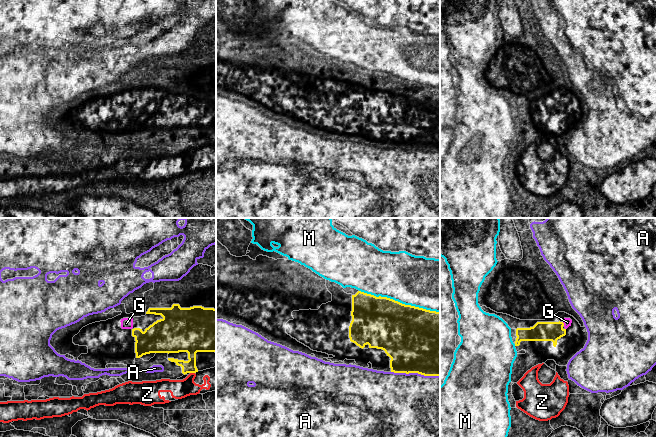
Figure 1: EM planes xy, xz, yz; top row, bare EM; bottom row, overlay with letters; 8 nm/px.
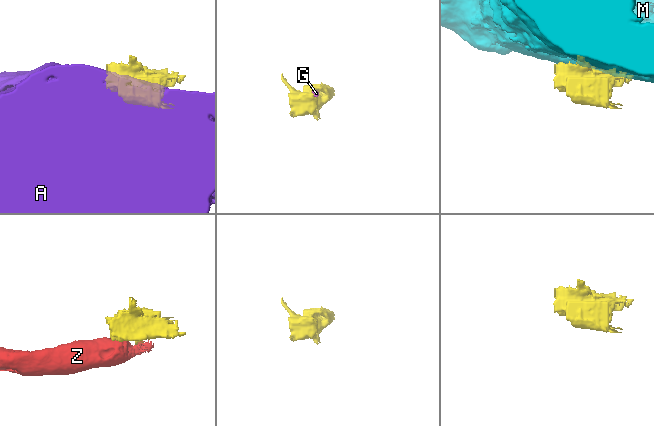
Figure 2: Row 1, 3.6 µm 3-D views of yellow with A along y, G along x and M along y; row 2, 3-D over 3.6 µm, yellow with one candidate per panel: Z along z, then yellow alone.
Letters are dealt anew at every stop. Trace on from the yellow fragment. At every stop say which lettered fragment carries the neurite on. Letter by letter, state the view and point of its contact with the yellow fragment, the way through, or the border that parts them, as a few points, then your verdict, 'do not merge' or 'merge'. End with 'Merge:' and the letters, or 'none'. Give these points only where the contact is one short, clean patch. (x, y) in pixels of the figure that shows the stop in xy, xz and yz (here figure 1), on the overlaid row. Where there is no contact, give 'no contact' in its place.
A: meets yellow in xz at (415, 372); do not merge
G: meets yellow in yz at (563, 324); merge
M: meets yellow in xz at (399, 302); do not merge
Z: meets yellow in xy at (192, 372); border along xy (190, 372), (194, 373); do not merge
Merge: G

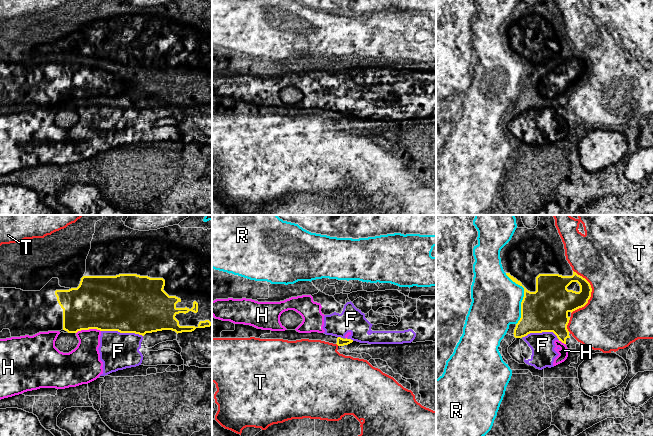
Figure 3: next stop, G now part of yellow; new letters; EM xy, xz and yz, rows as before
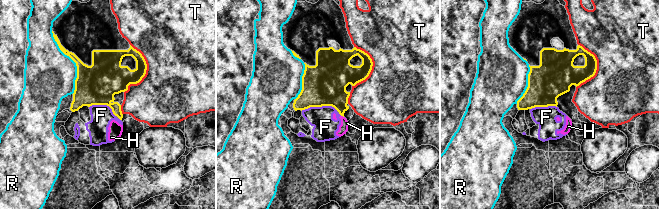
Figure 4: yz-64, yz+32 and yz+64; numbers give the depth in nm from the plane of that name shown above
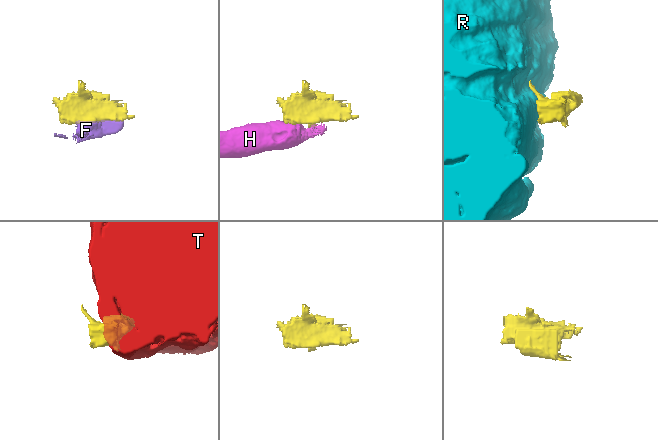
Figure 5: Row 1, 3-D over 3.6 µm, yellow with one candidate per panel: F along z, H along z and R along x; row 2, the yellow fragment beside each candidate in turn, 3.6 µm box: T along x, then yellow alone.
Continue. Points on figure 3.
F: meets yellow in xy at (122, 332); do not merge
H: meets yellow in xy at (88, 329); border along xy (100, 330), (81, 329), (76, 333); do not merge
R: meets yellow in yz at (523, 297); do not merge
T: meets yellow in yz at (590, 293); do not merge
Merge: none

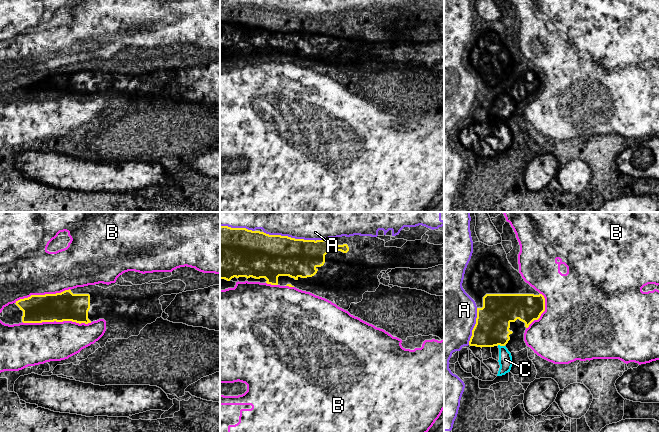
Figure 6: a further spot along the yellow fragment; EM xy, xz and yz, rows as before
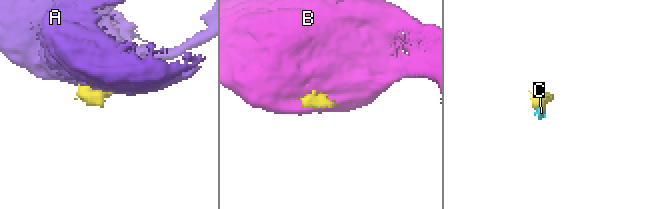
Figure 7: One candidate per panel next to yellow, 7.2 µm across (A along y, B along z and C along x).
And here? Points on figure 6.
A: meets yellow in xz at (294, 238); do not merge
B: meets yellow in xy at (57, 321); do not merge
C: meets yellow in yz at (501, 345); do not merge
Merge: none

